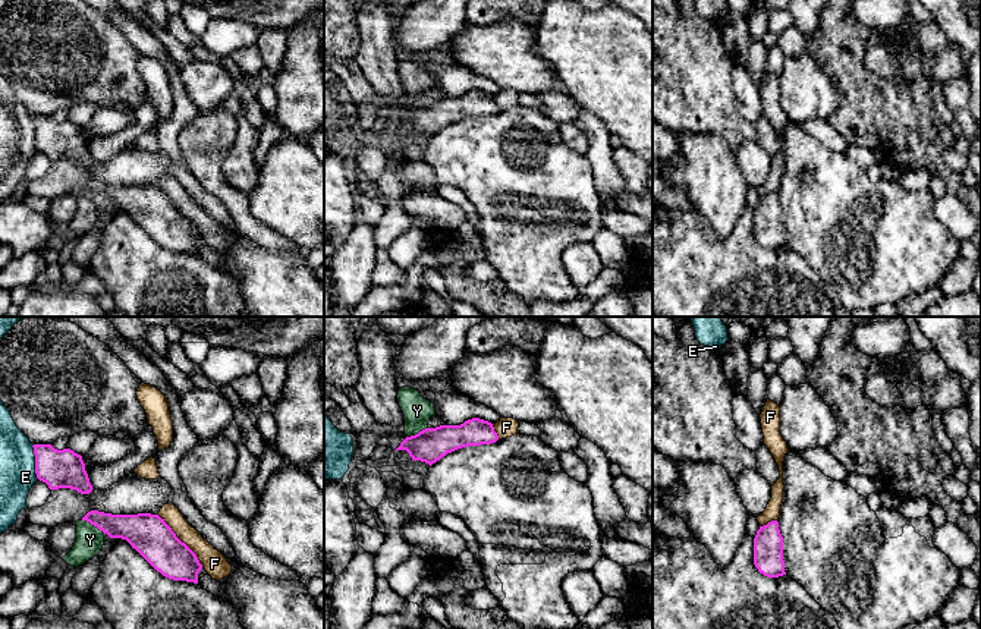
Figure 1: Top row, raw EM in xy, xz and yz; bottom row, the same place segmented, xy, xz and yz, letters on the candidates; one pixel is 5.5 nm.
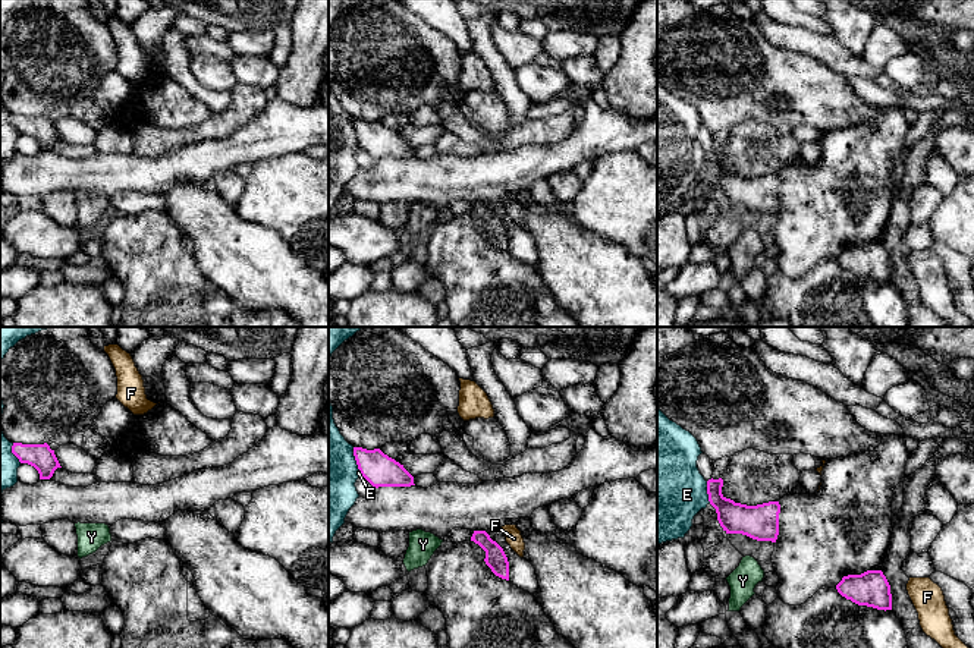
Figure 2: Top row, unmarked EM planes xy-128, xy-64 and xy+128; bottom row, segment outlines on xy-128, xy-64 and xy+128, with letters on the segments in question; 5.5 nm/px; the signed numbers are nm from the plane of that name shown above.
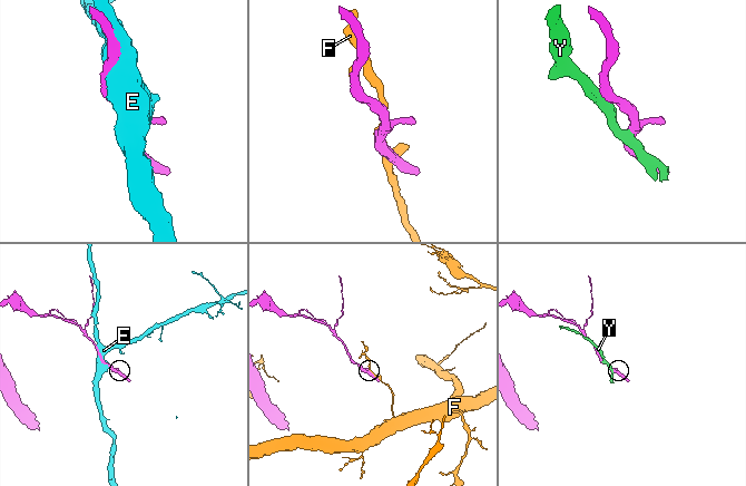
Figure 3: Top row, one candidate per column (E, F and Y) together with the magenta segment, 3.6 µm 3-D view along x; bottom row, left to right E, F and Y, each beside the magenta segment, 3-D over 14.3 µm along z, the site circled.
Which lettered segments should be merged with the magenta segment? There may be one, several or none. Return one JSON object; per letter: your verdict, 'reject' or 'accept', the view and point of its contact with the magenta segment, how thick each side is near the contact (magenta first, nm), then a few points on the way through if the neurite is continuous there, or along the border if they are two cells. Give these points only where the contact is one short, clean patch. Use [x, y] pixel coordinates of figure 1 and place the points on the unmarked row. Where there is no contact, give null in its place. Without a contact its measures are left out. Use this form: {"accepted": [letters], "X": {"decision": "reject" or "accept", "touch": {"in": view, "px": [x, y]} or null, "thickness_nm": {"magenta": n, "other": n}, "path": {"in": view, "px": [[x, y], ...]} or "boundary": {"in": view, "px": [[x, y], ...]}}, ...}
{"accepted": [], "E": {"decision": "reject", "touch": {"in": "xy", "px": [35, 134]}, "thickness_nm": {"magenta": 200, "other": 190}}, "F": {"decision": "reject", "touch": {"in": "xy", "px": [181, 213]}, "thickness_nm": {"magenta": 220, "other": 140}}, "Y": {"decision": "reject", "touch": {"in": "xy", "px": [93, 195]}, "thickness_nm": {"magenta": 170, "other": 160}, "boundary": {"in": "xy", "px": [[81, 191], [103, 203]]}}}

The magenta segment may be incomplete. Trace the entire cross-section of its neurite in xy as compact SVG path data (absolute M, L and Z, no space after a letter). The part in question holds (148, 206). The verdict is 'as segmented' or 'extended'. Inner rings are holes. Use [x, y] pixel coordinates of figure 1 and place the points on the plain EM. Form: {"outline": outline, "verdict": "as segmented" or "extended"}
{"outline": "M91 182L82 192L97 198L110 210L126 211L163 248L198 255L202 236L196 226L158 186L111 186Z", "verdict": "as segmented"}

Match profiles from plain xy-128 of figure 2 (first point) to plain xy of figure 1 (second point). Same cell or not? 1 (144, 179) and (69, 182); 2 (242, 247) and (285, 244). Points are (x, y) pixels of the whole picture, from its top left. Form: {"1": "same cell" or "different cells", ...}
{"1": "same cell", "2": "different cells"}

